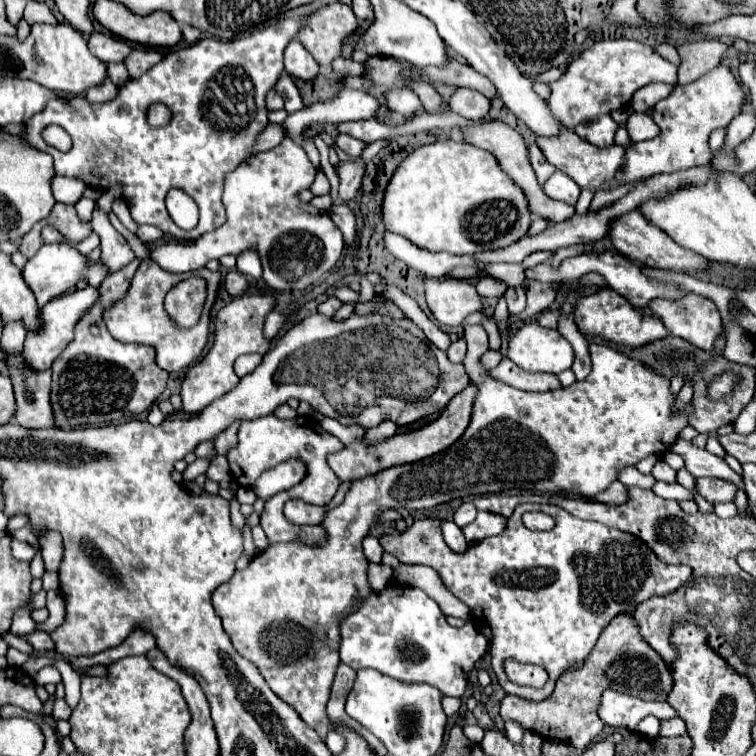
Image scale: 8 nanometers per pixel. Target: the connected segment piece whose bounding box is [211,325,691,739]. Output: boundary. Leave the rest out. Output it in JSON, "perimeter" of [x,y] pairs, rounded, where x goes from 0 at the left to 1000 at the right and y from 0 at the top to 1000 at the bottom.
{"perimeter":[[[618,430],[615,433],[615,451],[618,451],[618,470],[612,475],[612,483],[618,485],[618,496],[623,501],[623,509],[631,512],[631,522],[628,522],[628,533],[626,533],[626,546],[623,546],[623,560],[618,565],[618,570],[597,589],[591,591],[589,597],[578,599],[578,602],[570,602],[560,610],[549,610],[549,612],[538,612],[538,615],[528,615],[528,618],[517,618],[512,623],[504,623],[501,628],[491,628],[485,634],[478,634],[478,636],[470,636],[464,642],[464,647],[456,652],[456,660],[451,668],[446,668],[443,673],[435,676],[433,687],[427,689],[427,697],[433,700],[435,705],[435,713],[433,718],[427,718],[425,724],[409,724],[403,718],[396,718],[396,716],[385,716],[385,718],[364,718],[364,721],[356,721],[345,734],[340,734],[327,753],[313,753],[308,766],[303,766],[300,771],[295,771],[290,779],[282,782],[279,787],[279,798],[284,803],[284,808],[290,808],[290,816],[295,821],[295,832],[300,835],[303,843],[308,843],[308,856],[329,874],[335,874],[343,888],[348,890],[351,901],[356,903],[356,909],[377,927],[382,930],[393,943],[396,948],[411,962],[417,964],[425,978],[430,978],[433,967],[435,967],[435,951],[433,951],[433,943],[430,943],[430,933],[433,933],[433,925],[435,925],[435,914],[438,914],[438,903],[443,898],[443,888],[446,888],[446,880],[451,877],[448,872],[448,820],[454,813],[459,813],[471,808],[476,800],[483,798],[485,787],[493,782],[491,779],[491,771],[485,766],[485,747],[488,742],[483,739],[480,734],[480,724],[478,724],[478,716],[483,713],[483,708],[488,705],[488,700],[493,694],[501,692],[501,681],[512,673],[528,673],[528,671],[536,671],[536,673],[570,673],[575,668],[583,668],[589,663],[597,663],[602,657],[618,657],[618,655],[636,655],[636,652],[657,652],[657,649],[668,649],[668,647],[708,647],[713,652],[737,652],[737,649],[750,649],[750,652],[758,652],[761,657],[779,657],[779,655],[790,655],[795,649],[800,649],[813,634],[816,634],[816,626],[829,618],[829,615],[840,615],[845,607],[856,604],[856,602],[877,602],[885,597],[888,586],[896,581],[898,570],[909,562],[909,544],[914,541],[914,536],[901,546],[901,549],[890,549],[888,552],[888,536],[893,533],[893,525],[885,520],[885,501],[877,501],[874,496],[866,496],[861,488],[856,488],[851,480],[843,480],[840,475],[819,467],[819,464],[808,464],[806,459],[800,456],[779,456],[779,470],[782,470],[782,493],[774,504],[763,504],[758,507],[755,512],[747,512],[747,515],[737,515],[737,517],[724,517],[724,520],[702,520],[702,517],[689,517],[689,515],[681,515],[660,501],[652,501],[647,496],[647,488],[642,488],[636,483],[636,472],[639,467],[647,462],[647,448],[644,448],[644,438],[636,433],[636,430]]]}

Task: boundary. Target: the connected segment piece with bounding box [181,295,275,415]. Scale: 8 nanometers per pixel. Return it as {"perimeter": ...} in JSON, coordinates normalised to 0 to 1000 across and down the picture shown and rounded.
{"perimeter":[[[319,390],[300,401],[295,409],[287,411],[284,419],[284,440],[282,456],[276,467],[250,485],[242,509],[239,509],[239,528],[245,546],[263,546],[279,530],[290,528],[300,517],[313,509],[313,496],[308,491],[308,480],[321,467],[353,467],[356,454],[348,446],[348,425],[356,411],[361,411],[364,396],[358,390]]]}

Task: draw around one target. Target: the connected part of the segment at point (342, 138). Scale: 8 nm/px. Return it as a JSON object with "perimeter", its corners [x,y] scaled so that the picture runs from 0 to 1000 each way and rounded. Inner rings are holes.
{"perimeter":[[[451,176],[451,179],[443,184],[443,189],[446,189],[459,205],[470,205],[470,208],[475,208],[478,200],[480,200],[480,194],[483,194],[483,189],[467,184],[467,181],[459,179],[459,176]]]}

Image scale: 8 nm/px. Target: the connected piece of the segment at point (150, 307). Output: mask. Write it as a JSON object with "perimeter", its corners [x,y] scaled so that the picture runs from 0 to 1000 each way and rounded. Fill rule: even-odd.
{"perimeter":[[[189,343],[189,348],[184,351],[173,380],[168,382],[168,390],[163,390],[163,396],[157,396],[155,401],[149,401],[147,406],[136,409],[136,422],[139,430],[144,435],[144,440],[155,448],[155,451],[165,454],[180,454],[188,456],[200,456],[208,464],[208,483],[218,491],[237,491],[250,485],[253,480],[258,480],[266,472],[269,459],[274,456],[276,448],[276,411],[279,403],[287,393],[287,377],[290,377],[290,358],[279,361],[276,356],[265,356],[265,366],[272,372],[274,393],[271,398],[271,409],[266,411],[263,427],[258,433],[237,433],[229,427],[229,422],[221,417],[216,398],[221,385],[234,377],[245,364],[237,361],[224,361],[218,356],[213,356],[208,348],[202,348],[200,343]]]}

